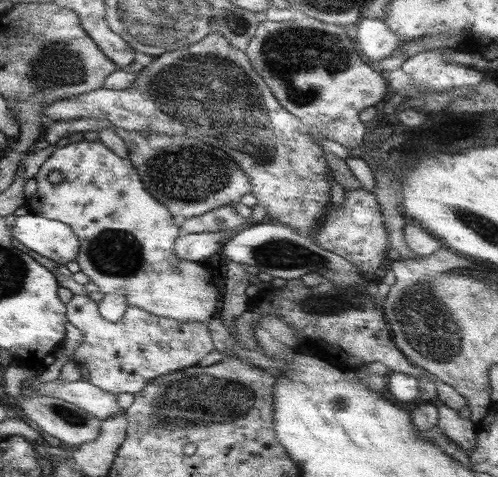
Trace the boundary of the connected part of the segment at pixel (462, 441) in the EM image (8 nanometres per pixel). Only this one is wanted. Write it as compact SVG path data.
M447 405L437 408L437 427L442 434L445 434L460 450L464 450L466 455L472 455L477 445L477 430L475 423L470 419L463 419L458 415L456 409Z

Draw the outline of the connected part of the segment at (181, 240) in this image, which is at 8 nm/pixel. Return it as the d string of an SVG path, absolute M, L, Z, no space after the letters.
M226 231L201 232L200 234L180 234L174 243L177 260L199 263L198 260L212 256L223 244L222 236Z

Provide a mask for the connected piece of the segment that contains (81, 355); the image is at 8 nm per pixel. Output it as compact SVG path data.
M88 294L84 296L74 295L67 303L67 319L70 324L76 326L84 334L84 343L74 351L71 358L82 369L80 381L89 382L110 394L136 394L144 390L144 387L153 378L195 366L201 358L216 353L207 323L178 322L130 305L127 306L118 322L110 322L100 314L98 305L97 302L90 299Z

